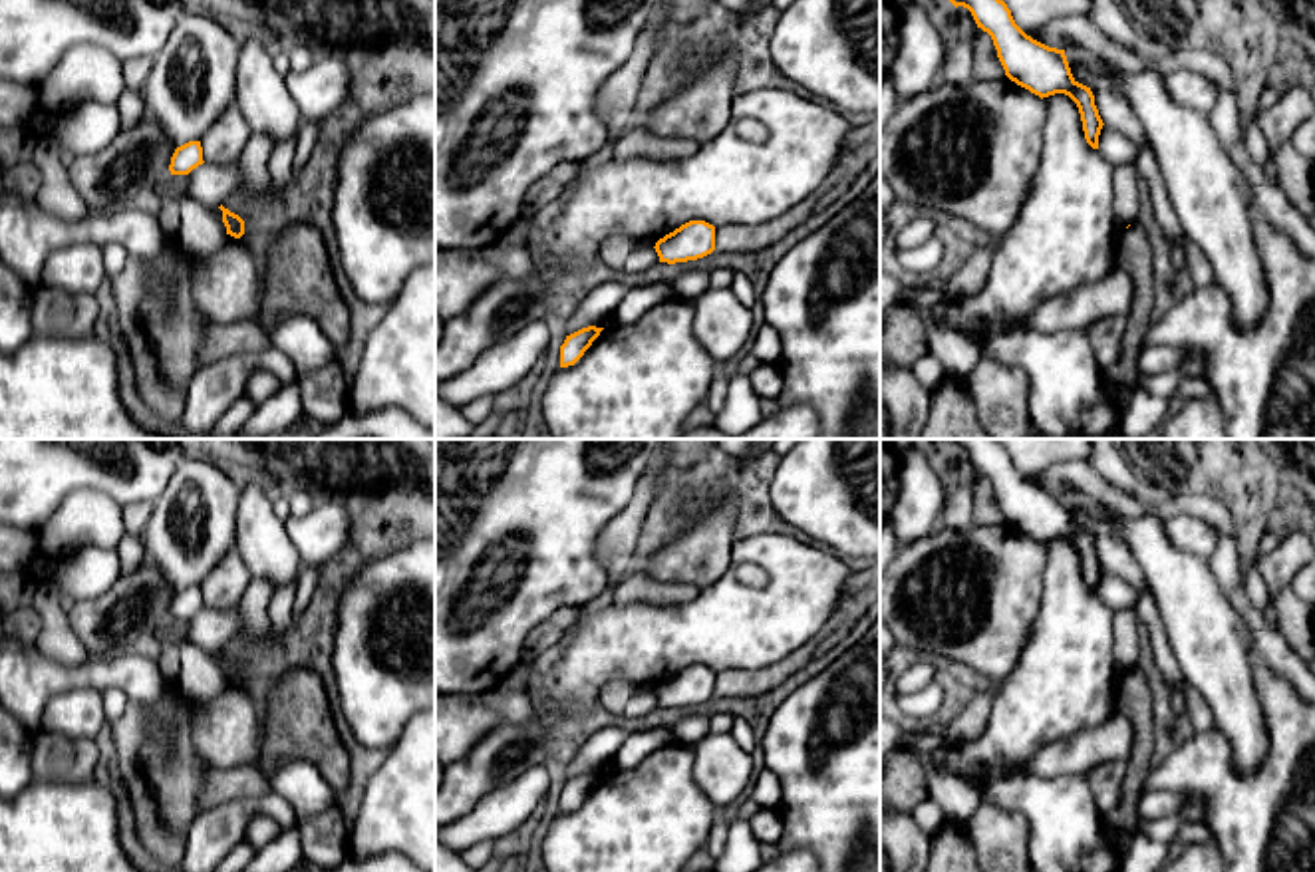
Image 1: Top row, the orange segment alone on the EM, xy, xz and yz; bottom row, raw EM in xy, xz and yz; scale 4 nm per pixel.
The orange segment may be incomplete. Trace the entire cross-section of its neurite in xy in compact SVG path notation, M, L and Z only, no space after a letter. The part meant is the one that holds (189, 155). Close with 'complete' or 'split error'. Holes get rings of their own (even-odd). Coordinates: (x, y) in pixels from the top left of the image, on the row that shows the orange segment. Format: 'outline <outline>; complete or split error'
outline M189 141L175 149L169 171L171 175L189 175L193 169L197 169L203 163L205 161L203 161L201 141Z; complete

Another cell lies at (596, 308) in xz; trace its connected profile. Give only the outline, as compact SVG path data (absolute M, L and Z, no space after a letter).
M606 282L590 290L568 318L566 336L588 326L606 328L626 292L628 286L620 282Z

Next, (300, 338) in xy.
M306 314L282 318L266 332L266 342L286 354L300 373L336 362L336 346L318 320Z

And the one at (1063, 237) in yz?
M1055 93L1043 97L1047 105L1043 155L1025 201L1013 224L997 238L993 262L983 288L961 300L948 300L948 320L959 332L983 336L981 358L1019 367L1029 379L1029 421L1053 439L1110 439L1120 435L1124 401L1114 397L1104 383L1104 367L1096 362L1083 330L1045 334L1027 326L1027 318L1045 300L1102 280L1118 264L1118 240L1112 226L1112 165L1093 149L1083 131L1077 103Z

